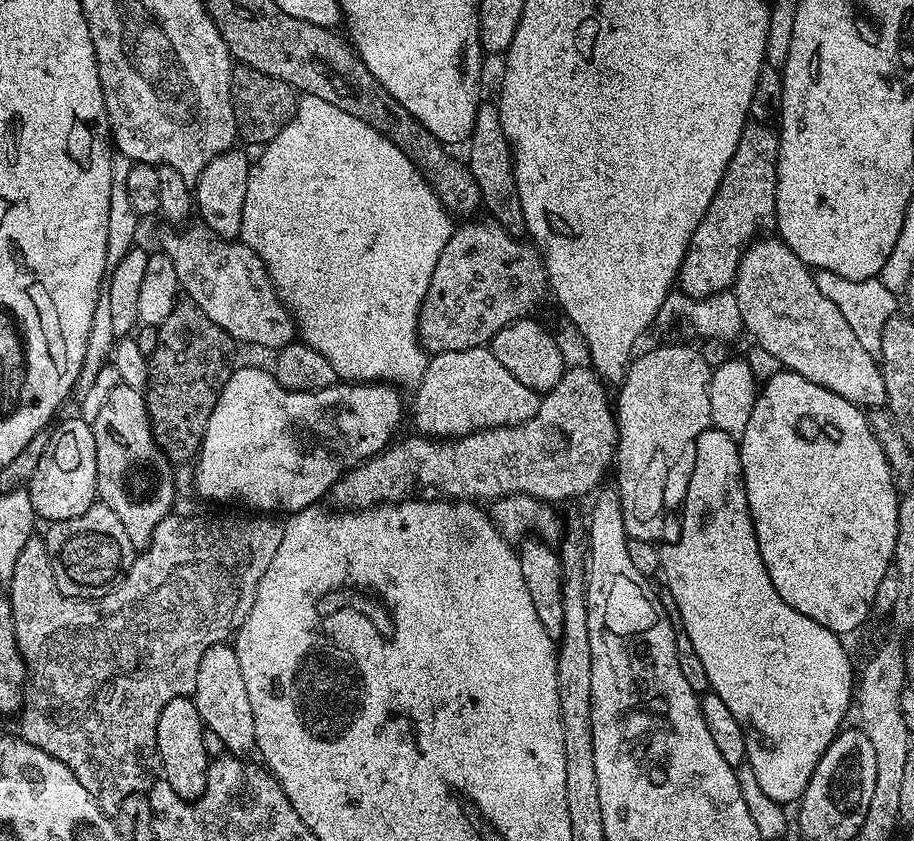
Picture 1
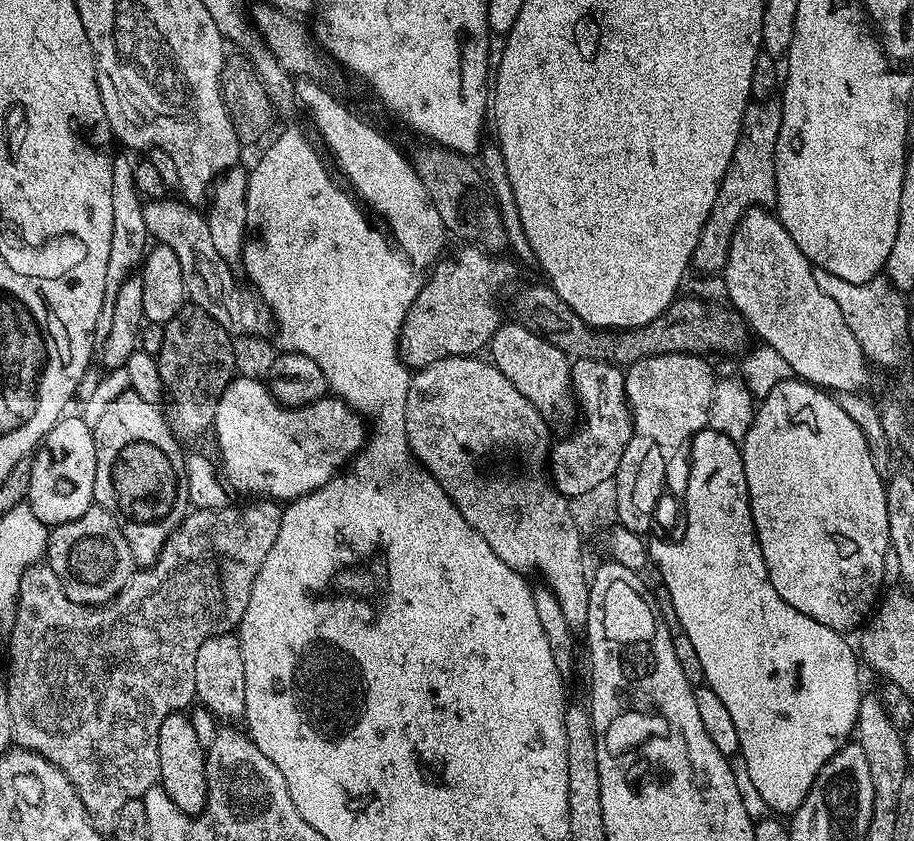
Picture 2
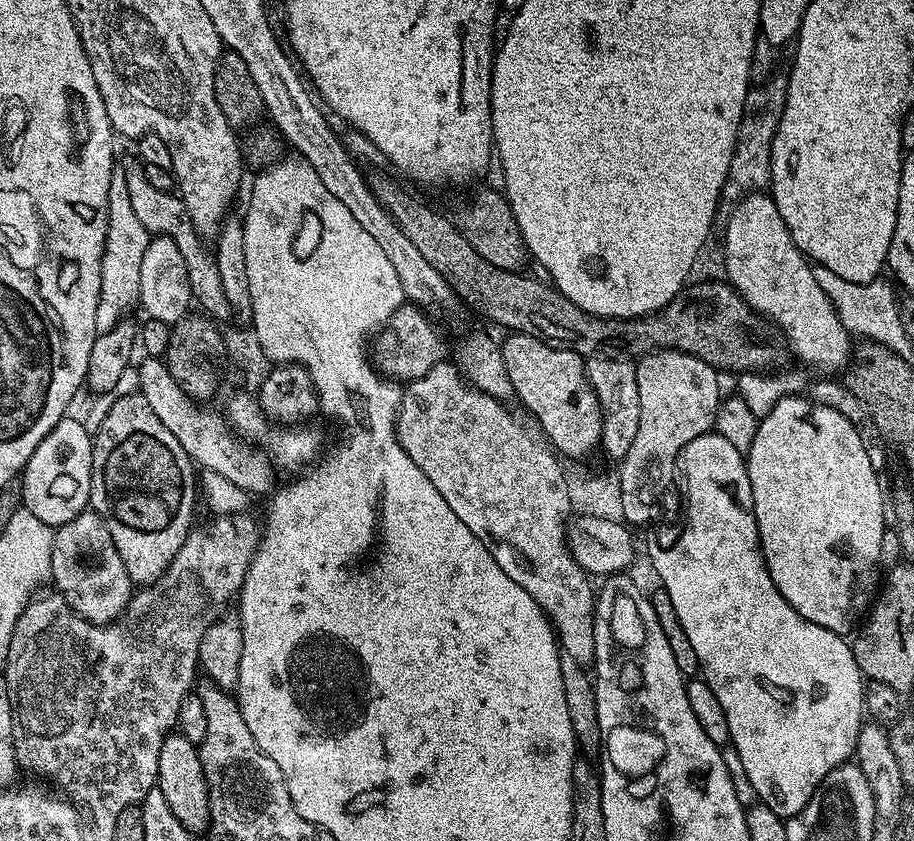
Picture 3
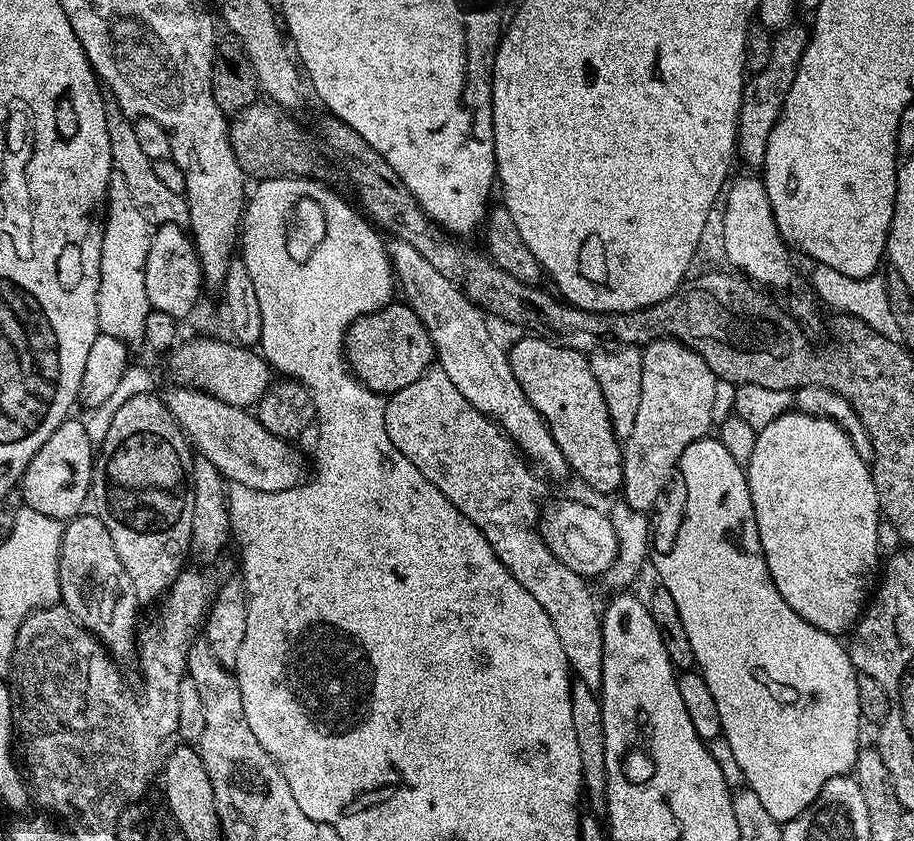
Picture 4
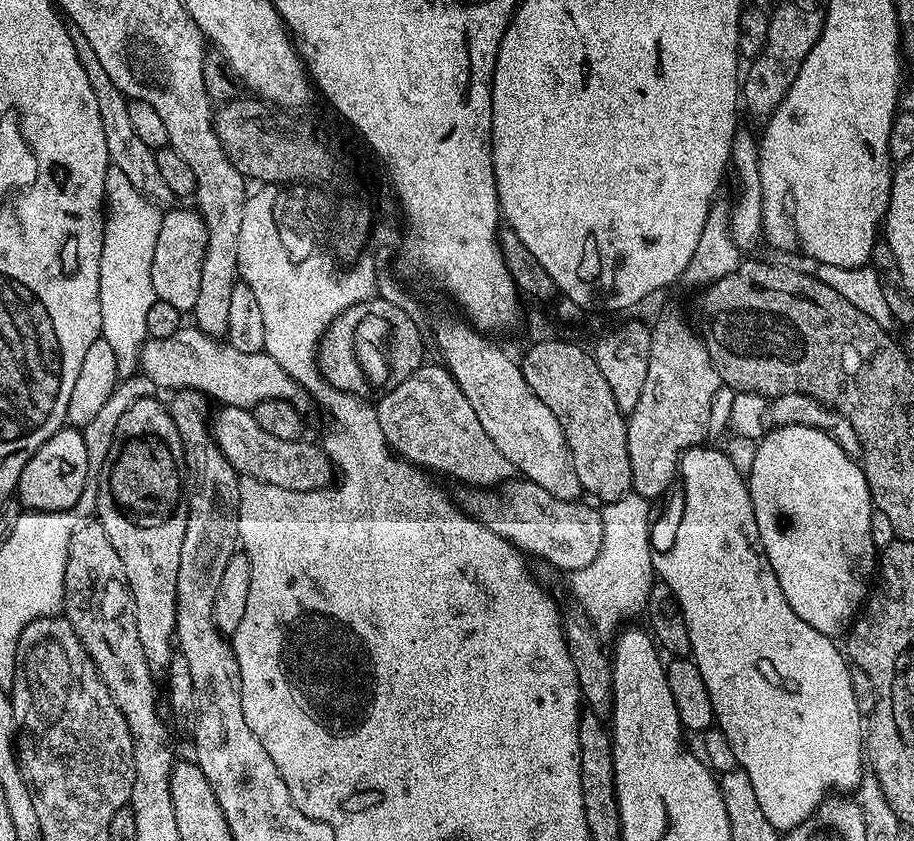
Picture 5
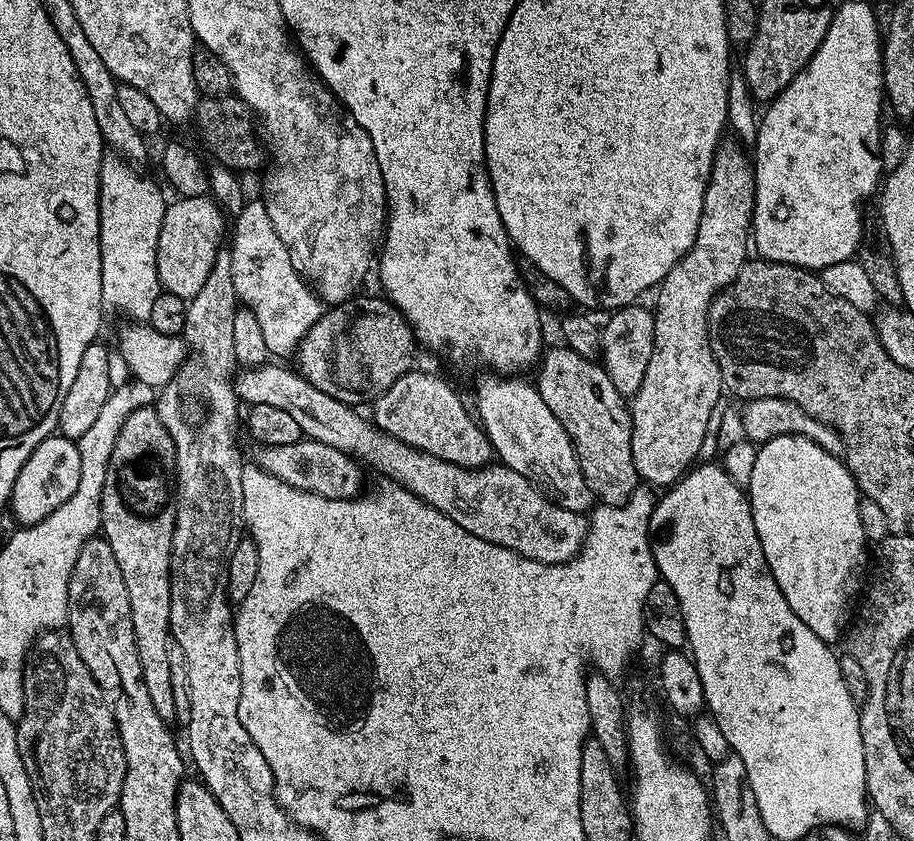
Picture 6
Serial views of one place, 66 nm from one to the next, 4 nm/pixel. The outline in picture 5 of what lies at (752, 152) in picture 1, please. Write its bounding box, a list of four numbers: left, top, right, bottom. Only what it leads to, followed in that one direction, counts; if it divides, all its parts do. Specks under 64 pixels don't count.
[742,4,823,118]

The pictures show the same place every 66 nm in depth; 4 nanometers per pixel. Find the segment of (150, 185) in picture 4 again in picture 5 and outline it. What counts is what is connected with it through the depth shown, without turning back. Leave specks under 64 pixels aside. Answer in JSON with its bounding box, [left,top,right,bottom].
[69,26,174,206]

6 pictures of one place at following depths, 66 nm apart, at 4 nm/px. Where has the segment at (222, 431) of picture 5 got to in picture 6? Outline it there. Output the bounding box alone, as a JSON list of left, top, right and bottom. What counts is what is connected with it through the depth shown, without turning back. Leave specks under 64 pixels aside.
[254,438,361,500]

